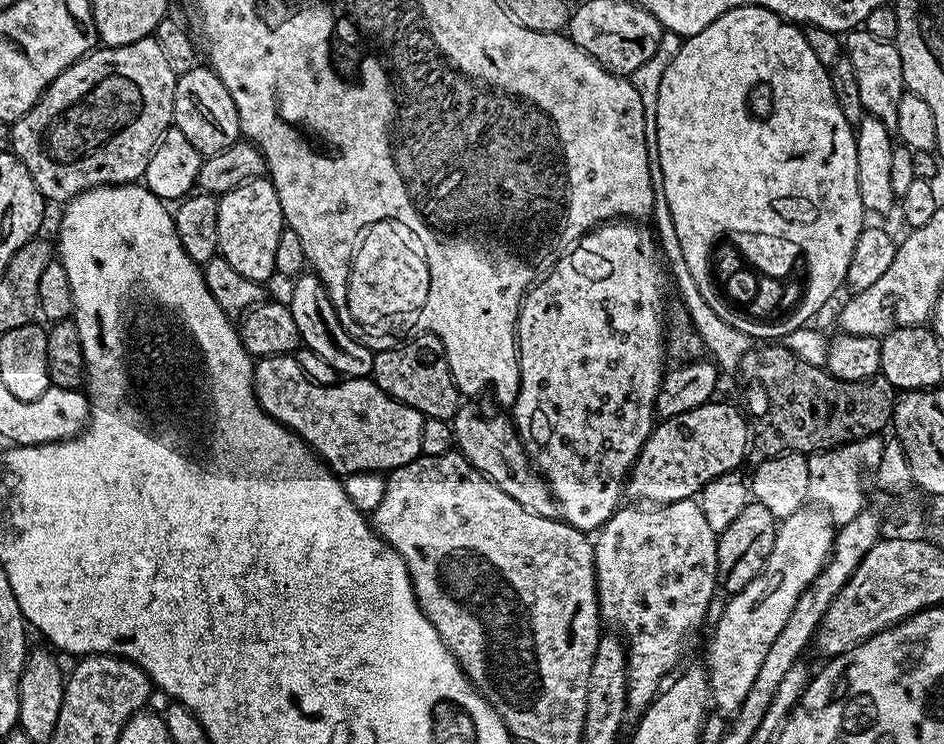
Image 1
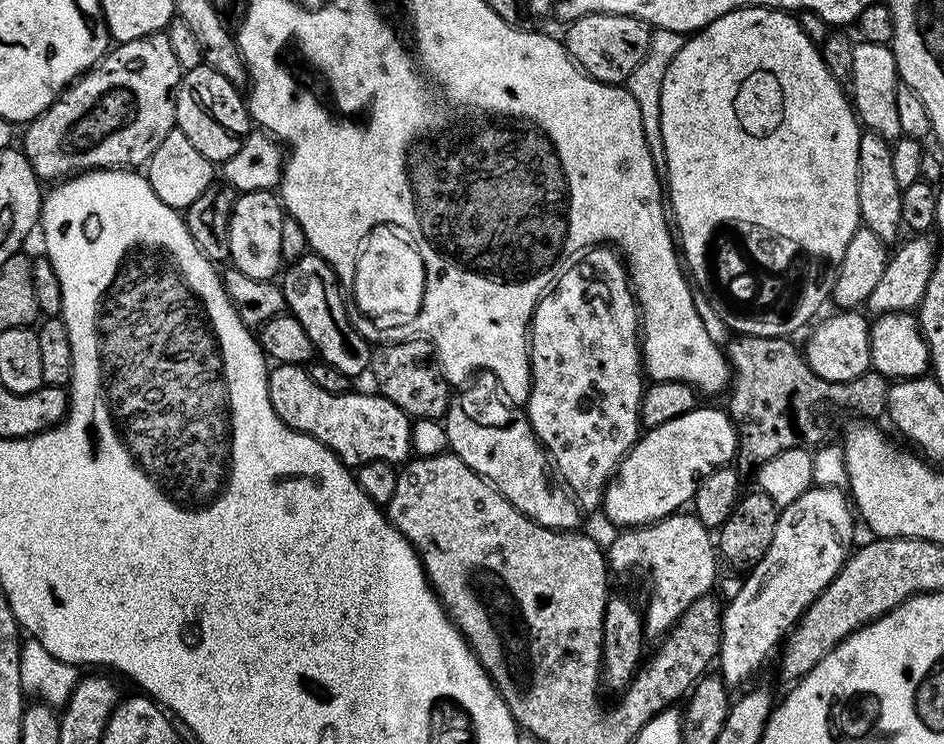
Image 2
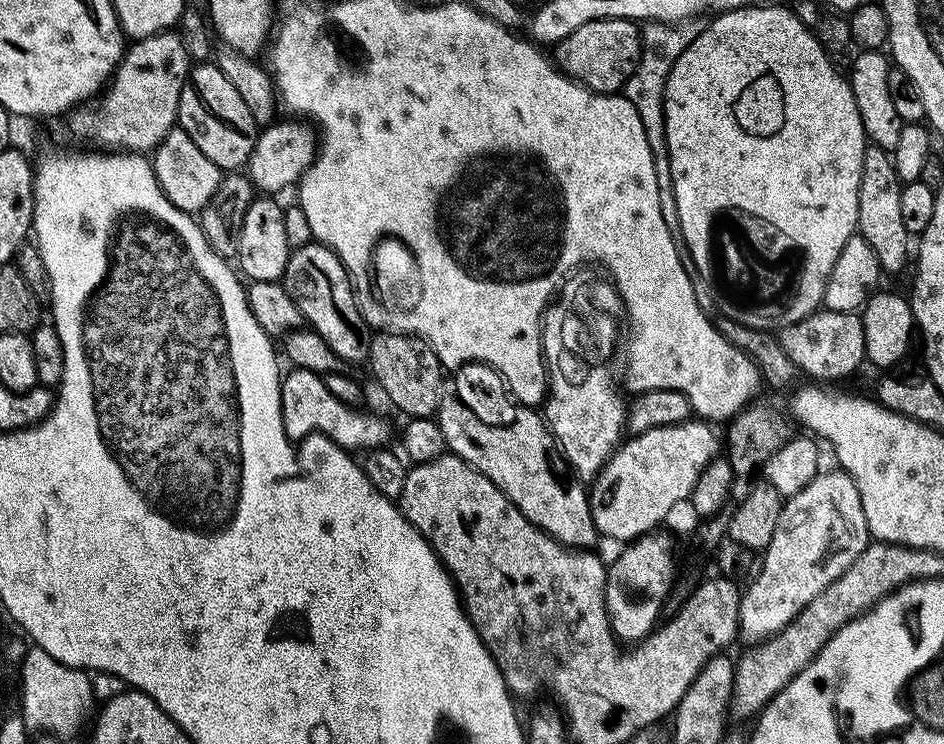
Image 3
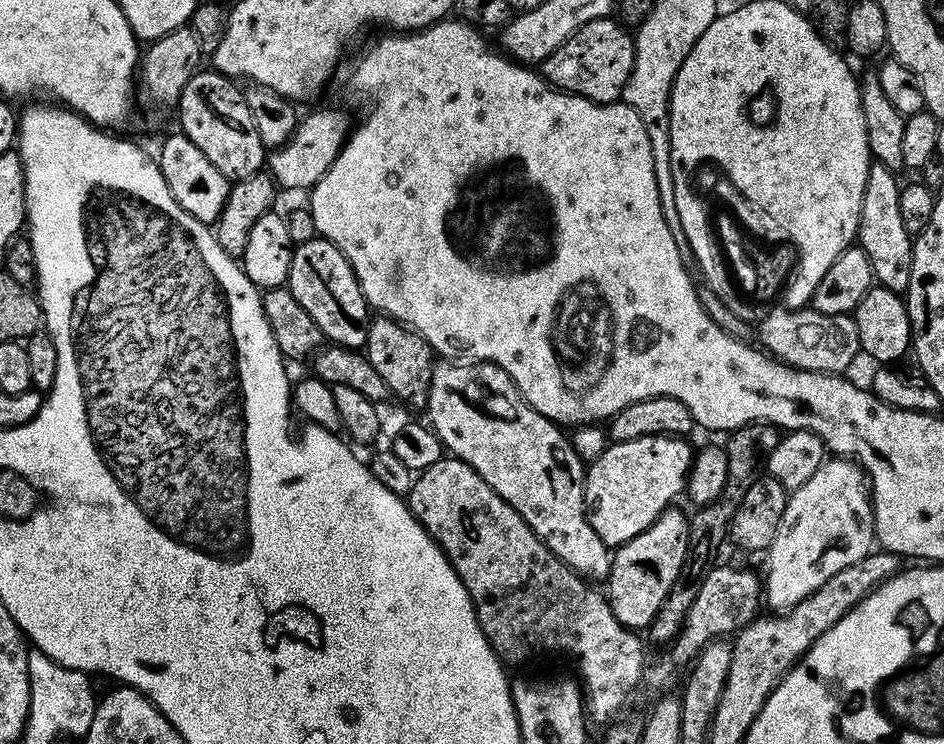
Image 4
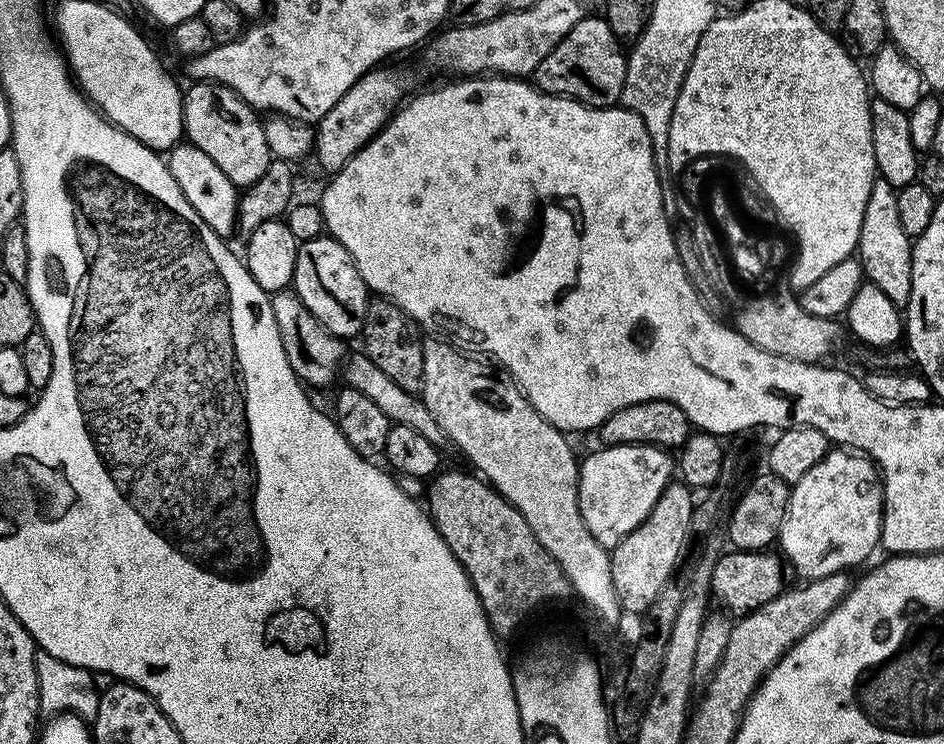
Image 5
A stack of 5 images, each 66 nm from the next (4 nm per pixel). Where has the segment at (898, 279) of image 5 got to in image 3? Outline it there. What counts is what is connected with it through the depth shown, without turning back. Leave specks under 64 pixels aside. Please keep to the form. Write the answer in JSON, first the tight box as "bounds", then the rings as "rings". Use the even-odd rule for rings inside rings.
{"bounds":[856,144,910,273],"rings":[[[868,144],[864,149],[864,157],[862,158],[862,178],[860,179],[860,189],[858,190],[856,232],[862,238],[866,238],[866,242],[870,242],[870,247],[873,248],[874,254],[878,254],[878,262],[885,273],[900,272],[907,264],[908,267],[910,264],[910,244],[908,248],[910,233],[908,233],[905,224],[902,222],[901,213],[903,189],[904,185],[900,183],[898,178],[898,170],[892,161],[892,154],[882,150],[882,146]]]}

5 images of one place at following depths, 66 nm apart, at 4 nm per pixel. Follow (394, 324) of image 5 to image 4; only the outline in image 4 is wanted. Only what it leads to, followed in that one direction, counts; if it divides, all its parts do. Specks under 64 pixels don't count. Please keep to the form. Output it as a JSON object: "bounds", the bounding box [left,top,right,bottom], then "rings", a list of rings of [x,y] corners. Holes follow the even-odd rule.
{"bounds":[362,315,434,409],"rings":[[[377,315],[368,321],[368,333],[362,351],[370,366],[378,370],[385,389],[391,395],[393,392],[402,403],[409,404],[412,408],[423,409],[427,405],[434,353],[417,332],[390,316]]]}

